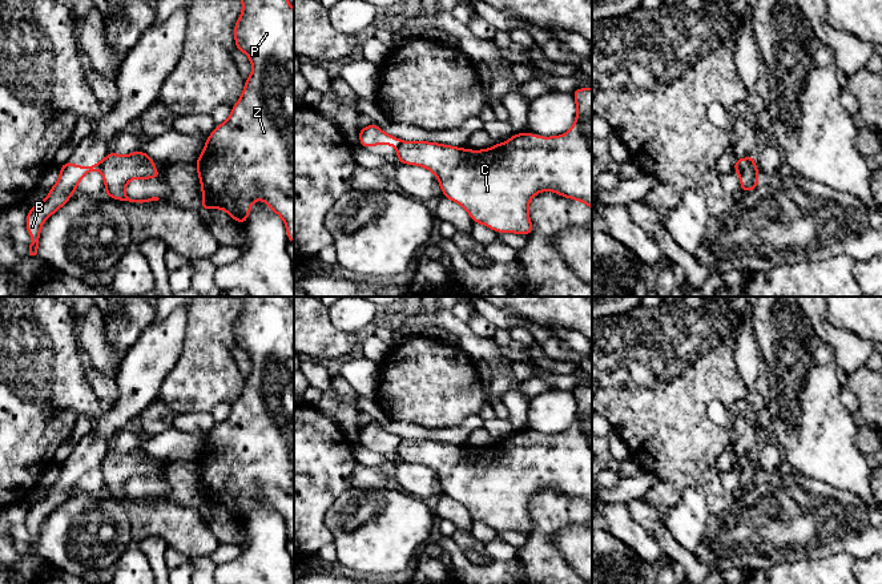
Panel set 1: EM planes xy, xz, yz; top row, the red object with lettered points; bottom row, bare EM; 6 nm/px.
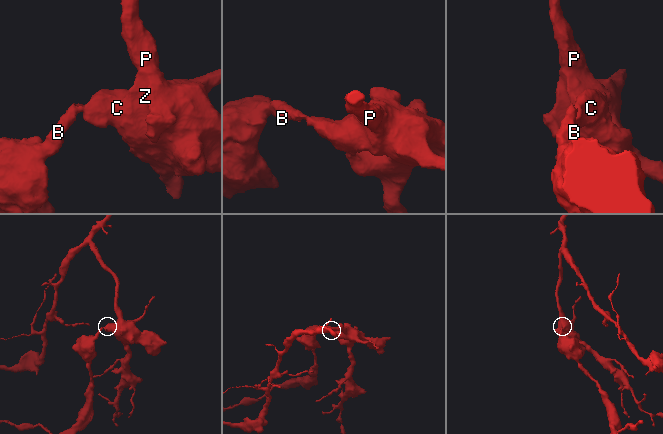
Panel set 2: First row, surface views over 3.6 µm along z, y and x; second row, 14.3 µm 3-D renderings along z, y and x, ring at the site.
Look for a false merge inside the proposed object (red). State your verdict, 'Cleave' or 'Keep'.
Cleave

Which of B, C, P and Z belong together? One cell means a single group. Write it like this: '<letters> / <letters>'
B / C P Z

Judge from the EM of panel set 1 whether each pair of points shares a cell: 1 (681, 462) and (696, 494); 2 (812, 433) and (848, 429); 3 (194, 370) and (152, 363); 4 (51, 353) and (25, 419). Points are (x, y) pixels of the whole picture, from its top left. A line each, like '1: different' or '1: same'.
1: different
2: same
3: different
4: same

